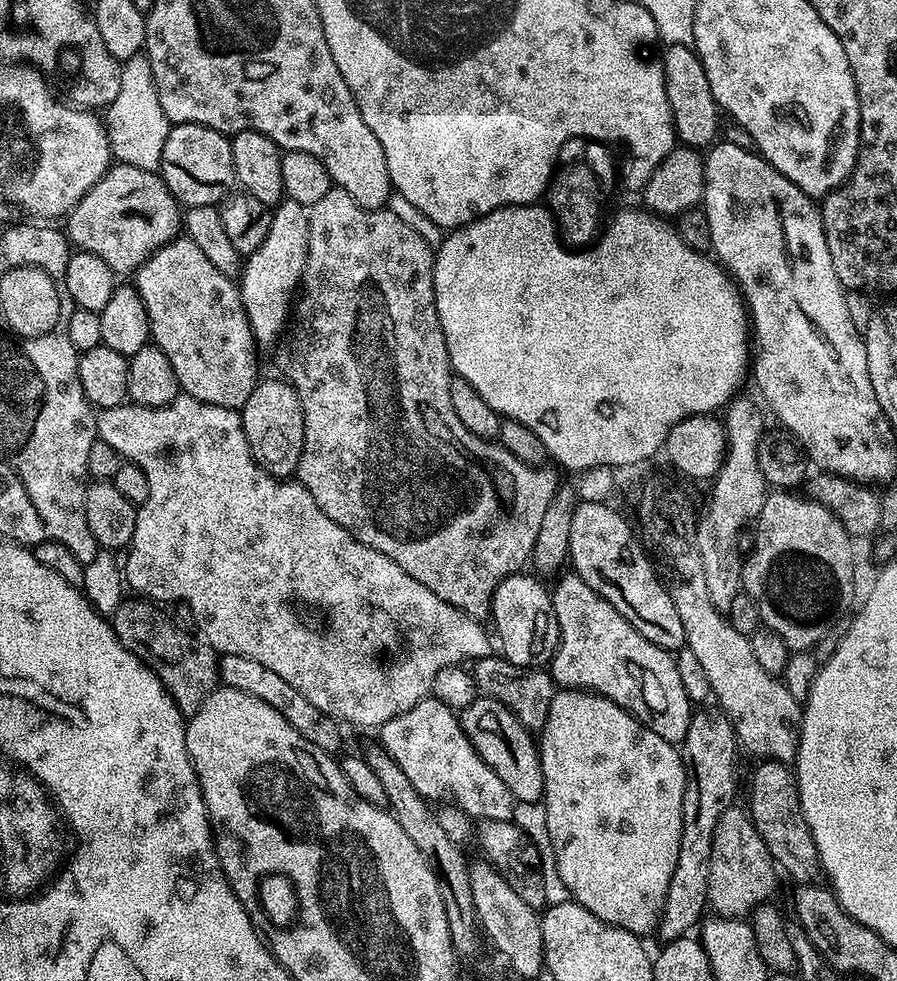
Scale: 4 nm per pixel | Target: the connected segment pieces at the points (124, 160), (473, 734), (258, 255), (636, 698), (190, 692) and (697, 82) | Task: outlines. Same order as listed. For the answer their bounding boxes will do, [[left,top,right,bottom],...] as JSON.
[[106,56,170,172],[459,694,544,803],[238,198,310,346],[550,574,694,745],[110,598,218,718],[662,44,722,149]]

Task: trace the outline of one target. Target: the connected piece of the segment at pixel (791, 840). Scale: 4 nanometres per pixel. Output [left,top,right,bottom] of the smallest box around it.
[746,759,821,886]

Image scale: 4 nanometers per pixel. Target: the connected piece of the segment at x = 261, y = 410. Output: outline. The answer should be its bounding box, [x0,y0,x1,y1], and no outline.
[240,378,304,477]

